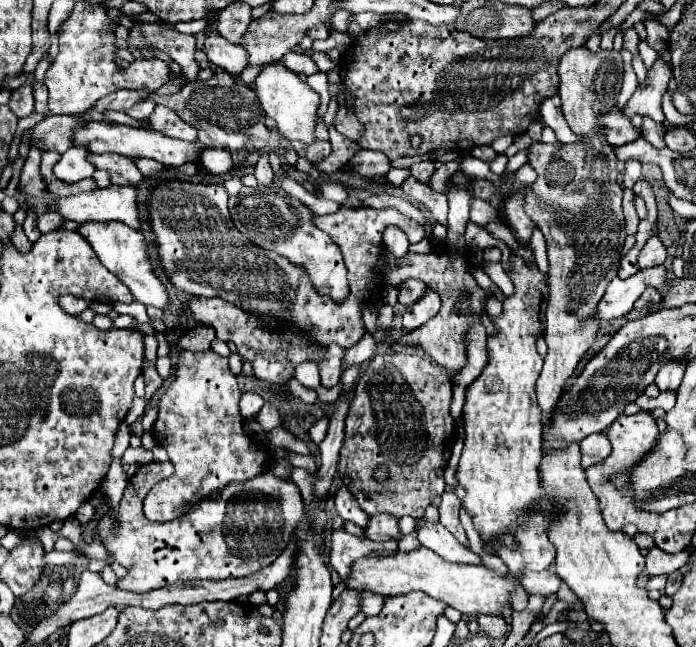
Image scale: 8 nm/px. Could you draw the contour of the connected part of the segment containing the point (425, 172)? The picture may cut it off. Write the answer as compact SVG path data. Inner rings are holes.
M418 162L418 164L410 166L410 172L412 172L412 176L416 180L428 184L430 178L432 178L432 174L434 174L434 164L432 162Z

